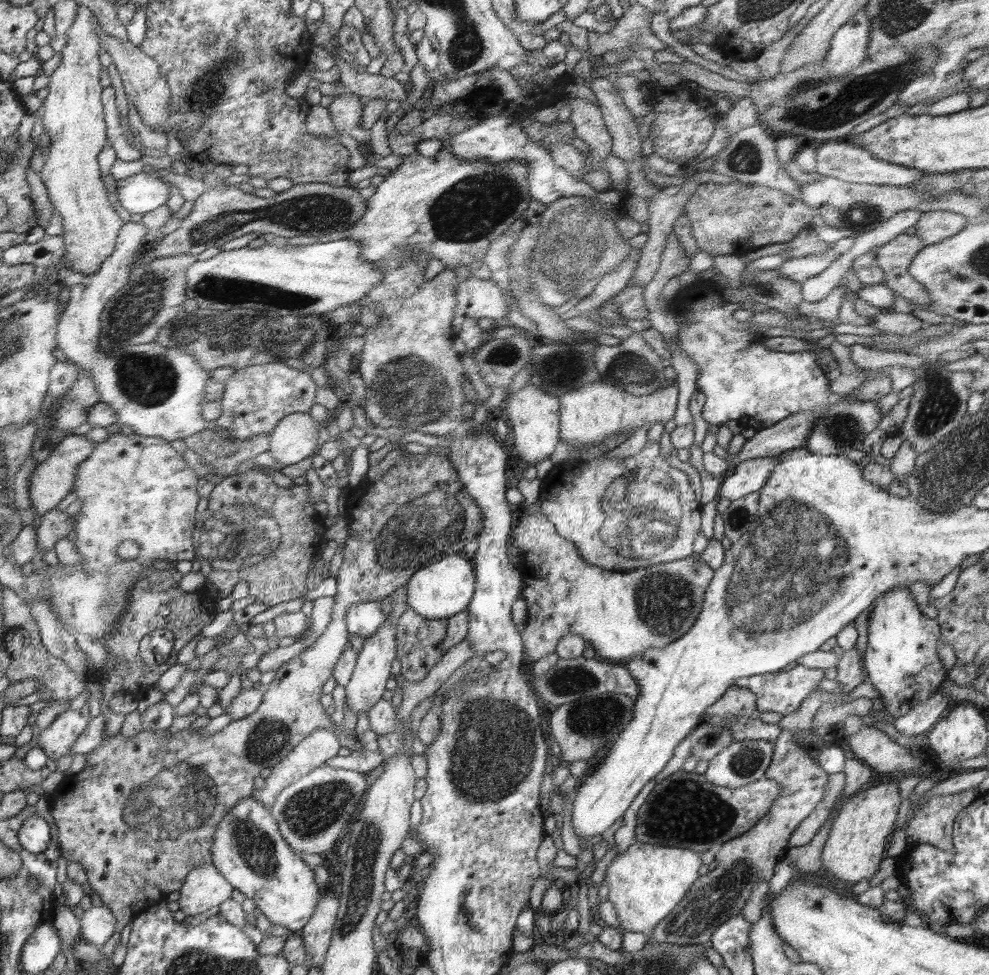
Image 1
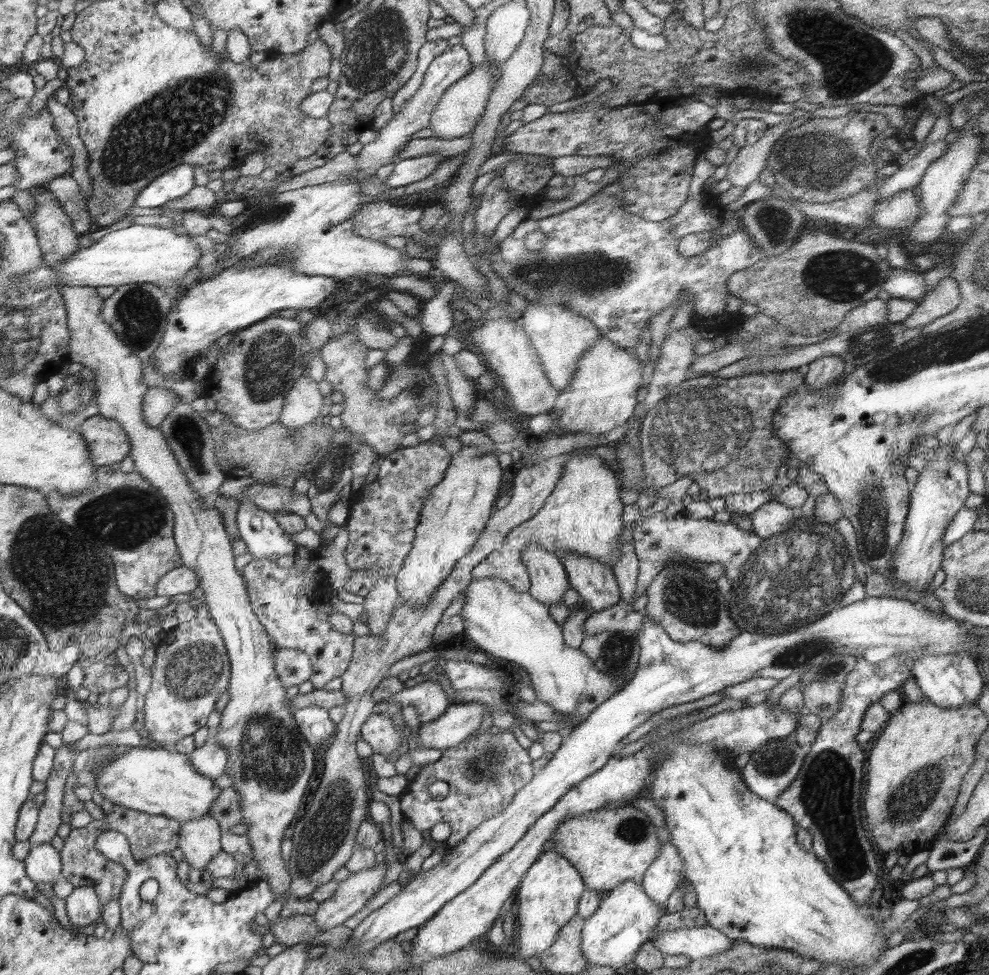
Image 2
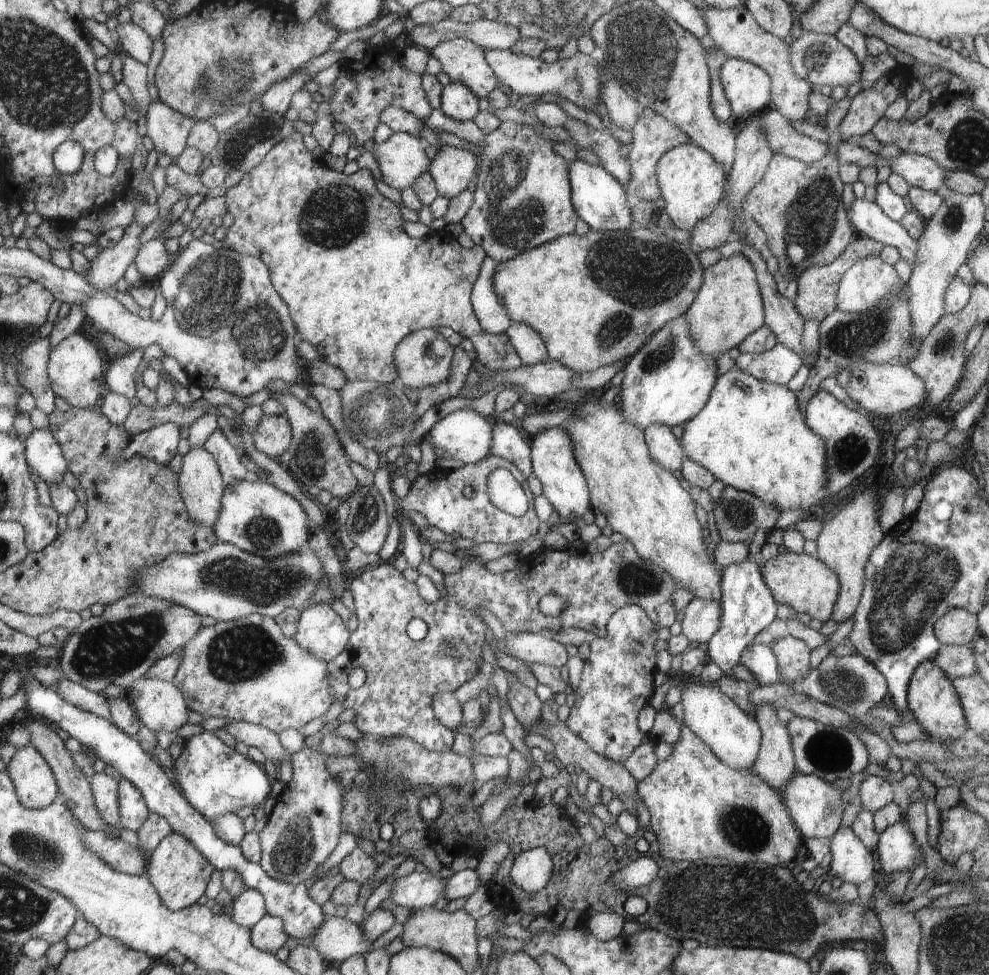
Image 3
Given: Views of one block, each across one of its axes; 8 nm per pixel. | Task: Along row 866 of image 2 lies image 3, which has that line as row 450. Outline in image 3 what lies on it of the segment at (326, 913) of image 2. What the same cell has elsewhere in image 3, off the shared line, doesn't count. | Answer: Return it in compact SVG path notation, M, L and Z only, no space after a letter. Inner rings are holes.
M346 381L338 391L341 396L342 416L348 434L366 448L378 454L392 446L404 445L418 419L412 402L400 386L372 381Z

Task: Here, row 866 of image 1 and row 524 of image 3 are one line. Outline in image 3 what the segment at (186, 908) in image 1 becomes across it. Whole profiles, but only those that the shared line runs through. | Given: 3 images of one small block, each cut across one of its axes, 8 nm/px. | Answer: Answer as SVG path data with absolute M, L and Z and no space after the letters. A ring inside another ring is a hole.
M199 447L182 457L180 474L181 497L194 522L210 527L212 530L221 514L221 500L225 486L216 459L204 447Z

